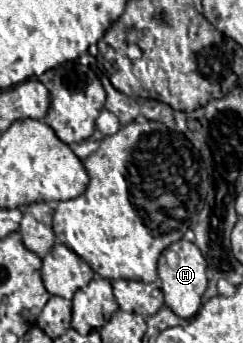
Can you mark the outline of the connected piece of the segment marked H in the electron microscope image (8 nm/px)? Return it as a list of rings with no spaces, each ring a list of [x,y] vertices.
[[[181,239],[162,253],[159,259],[159,279],[163,283],[161,289],[165,293],[165,305],[179,317],[191,319],[199,311],[201,297],[207,289],[207,261],[195,243]]]

